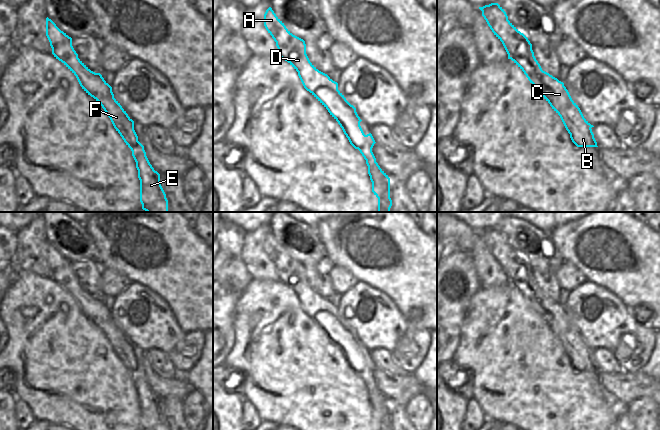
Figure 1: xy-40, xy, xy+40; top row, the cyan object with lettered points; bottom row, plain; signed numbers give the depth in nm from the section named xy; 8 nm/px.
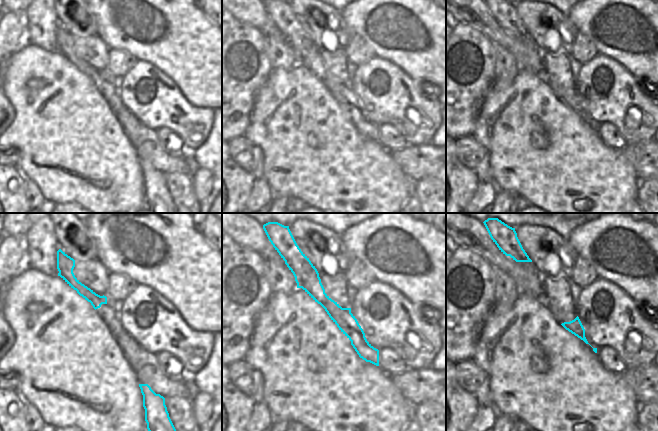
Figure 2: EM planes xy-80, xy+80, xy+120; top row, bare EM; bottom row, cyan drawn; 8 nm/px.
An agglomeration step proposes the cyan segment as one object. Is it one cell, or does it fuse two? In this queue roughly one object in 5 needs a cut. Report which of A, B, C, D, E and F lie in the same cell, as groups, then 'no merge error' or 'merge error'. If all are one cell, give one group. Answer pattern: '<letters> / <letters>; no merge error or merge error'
A B C D E F; no merge error

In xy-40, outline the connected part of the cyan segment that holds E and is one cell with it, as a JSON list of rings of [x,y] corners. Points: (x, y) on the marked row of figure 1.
[[[46,18],[46,36],[52,54],[77,78],[82,89],[104,109],[114,128],[131,149],[140,180],[140,202],[146,212],[168,212],[168,200],[160,184],[160,174],[150,164],[144,146],[138,141],[134,121],[114,98],[112,87],[100,73],[91,71],[79,58],[72,46],[72,38]]]

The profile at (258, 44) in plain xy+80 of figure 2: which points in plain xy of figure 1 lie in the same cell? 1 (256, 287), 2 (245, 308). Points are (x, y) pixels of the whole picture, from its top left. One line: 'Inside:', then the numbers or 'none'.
Inside: none

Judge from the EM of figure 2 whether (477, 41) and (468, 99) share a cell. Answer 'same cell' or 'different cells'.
same cell

